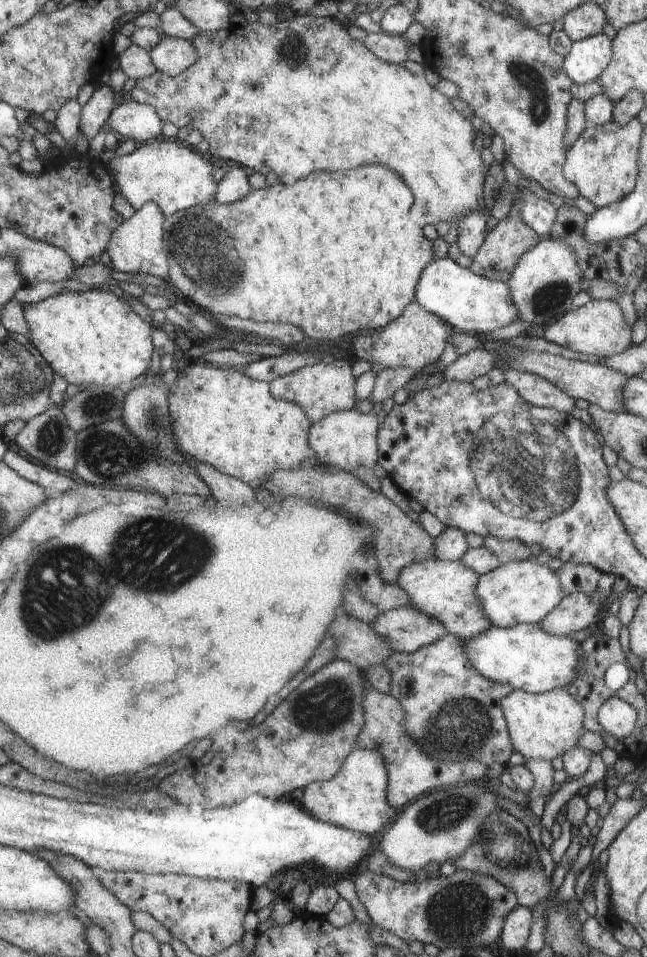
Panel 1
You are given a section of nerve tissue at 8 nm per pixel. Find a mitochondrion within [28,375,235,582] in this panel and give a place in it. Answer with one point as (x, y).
(109, 455)

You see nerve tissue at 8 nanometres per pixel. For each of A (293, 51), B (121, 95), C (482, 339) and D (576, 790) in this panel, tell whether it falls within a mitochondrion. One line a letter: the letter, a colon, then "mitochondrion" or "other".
A: mitochondrion
B: other
C: other
D: other

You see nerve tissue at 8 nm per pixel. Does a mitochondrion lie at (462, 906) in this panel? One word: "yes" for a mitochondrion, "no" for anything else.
yes

